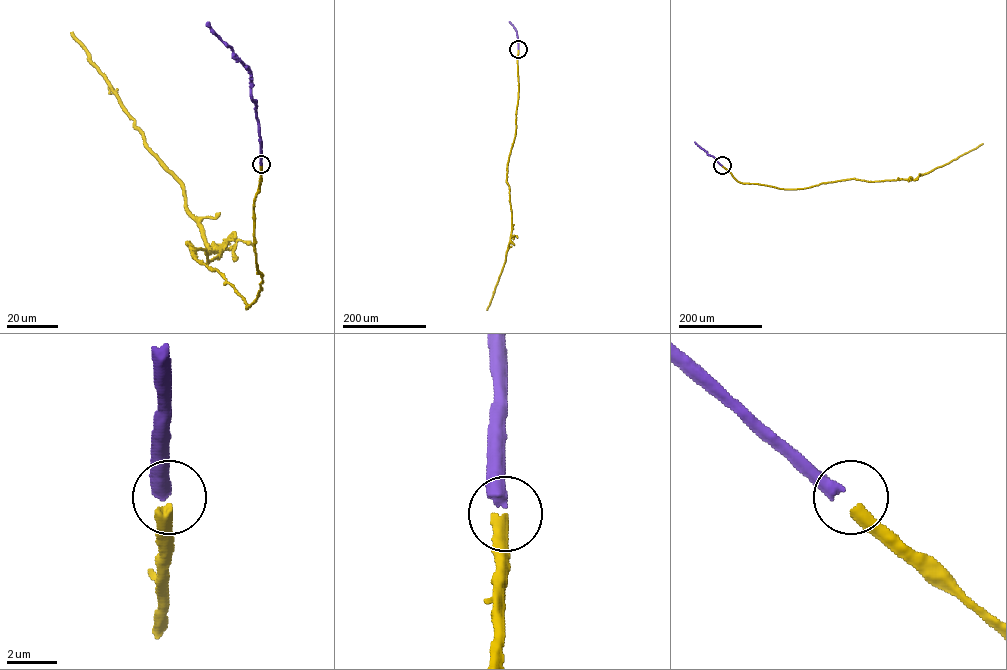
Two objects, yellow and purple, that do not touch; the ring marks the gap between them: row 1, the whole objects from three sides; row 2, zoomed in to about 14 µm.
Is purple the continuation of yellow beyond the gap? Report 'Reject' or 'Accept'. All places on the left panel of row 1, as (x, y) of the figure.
Accept

